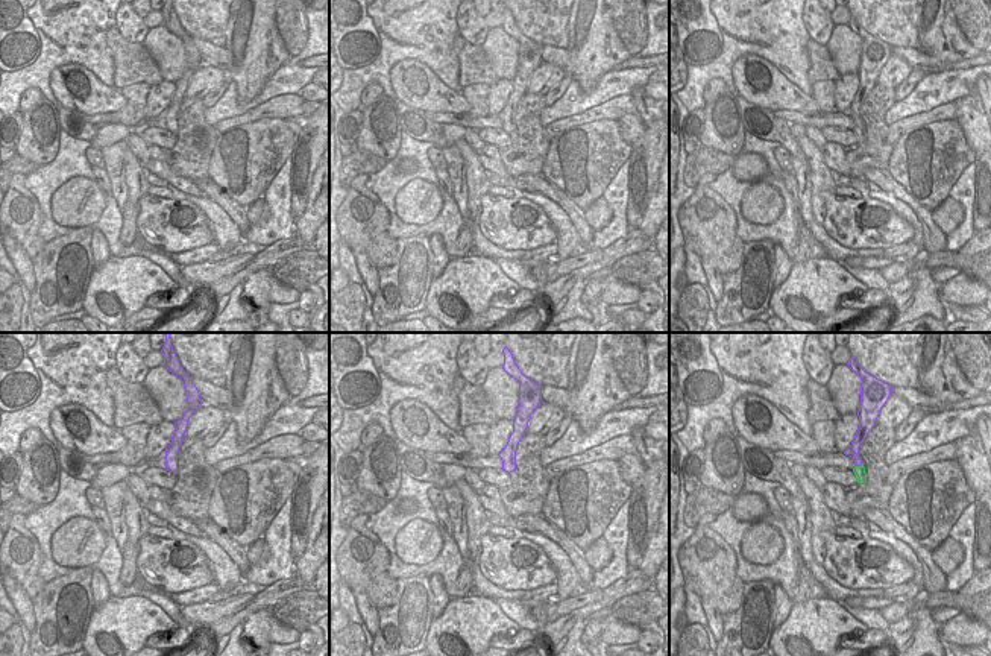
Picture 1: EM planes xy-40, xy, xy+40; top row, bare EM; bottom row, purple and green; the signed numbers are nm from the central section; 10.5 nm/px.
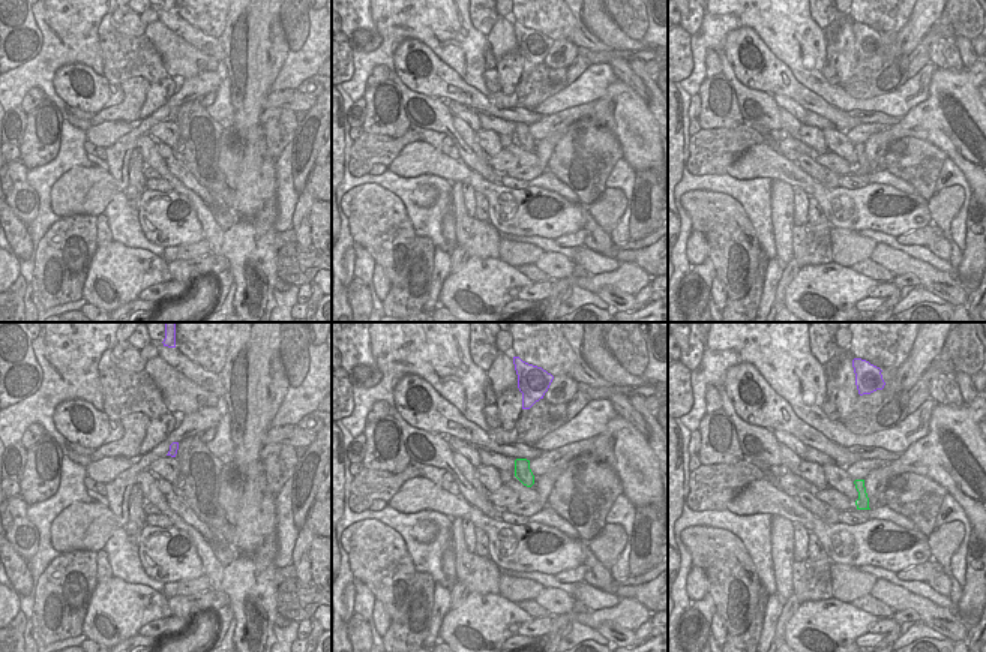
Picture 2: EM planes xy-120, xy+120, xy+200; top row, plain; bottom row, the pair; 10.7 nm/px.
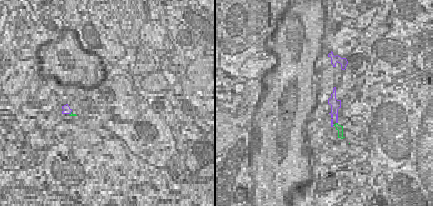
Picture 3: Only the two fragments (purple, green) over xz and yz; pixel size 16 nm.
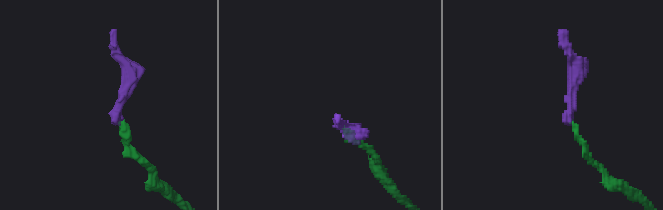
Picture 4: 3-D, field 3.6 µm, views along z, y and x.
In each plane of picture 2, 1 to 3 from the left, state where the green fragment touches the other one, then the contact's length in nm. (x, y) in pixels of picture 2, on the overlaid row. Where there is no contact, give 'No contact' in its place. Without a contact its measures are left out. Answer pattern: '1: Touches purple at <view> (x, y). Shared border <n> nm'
1: No contact
2: No contact
3: No contact.

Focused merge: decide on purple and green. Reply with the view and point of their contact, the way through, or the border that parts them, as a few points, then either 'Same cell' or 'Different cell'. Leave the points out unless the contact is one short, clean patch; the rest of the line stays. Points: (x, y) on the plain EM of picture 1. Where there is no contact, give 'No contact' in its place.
Touches purple at xy+40 (858, 125). Path across: xy+40 (853, 111), (858, 125), (859, 131). Same cell.

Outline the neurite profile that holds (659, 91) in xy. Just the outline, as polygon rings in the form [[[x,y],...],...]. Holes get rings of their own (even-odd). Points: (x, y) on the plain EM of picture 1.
[[[648,82],[643,87],[645,96],[657,100],[657,102],[666,102],[669,100],[669,85],[662,82]]]

